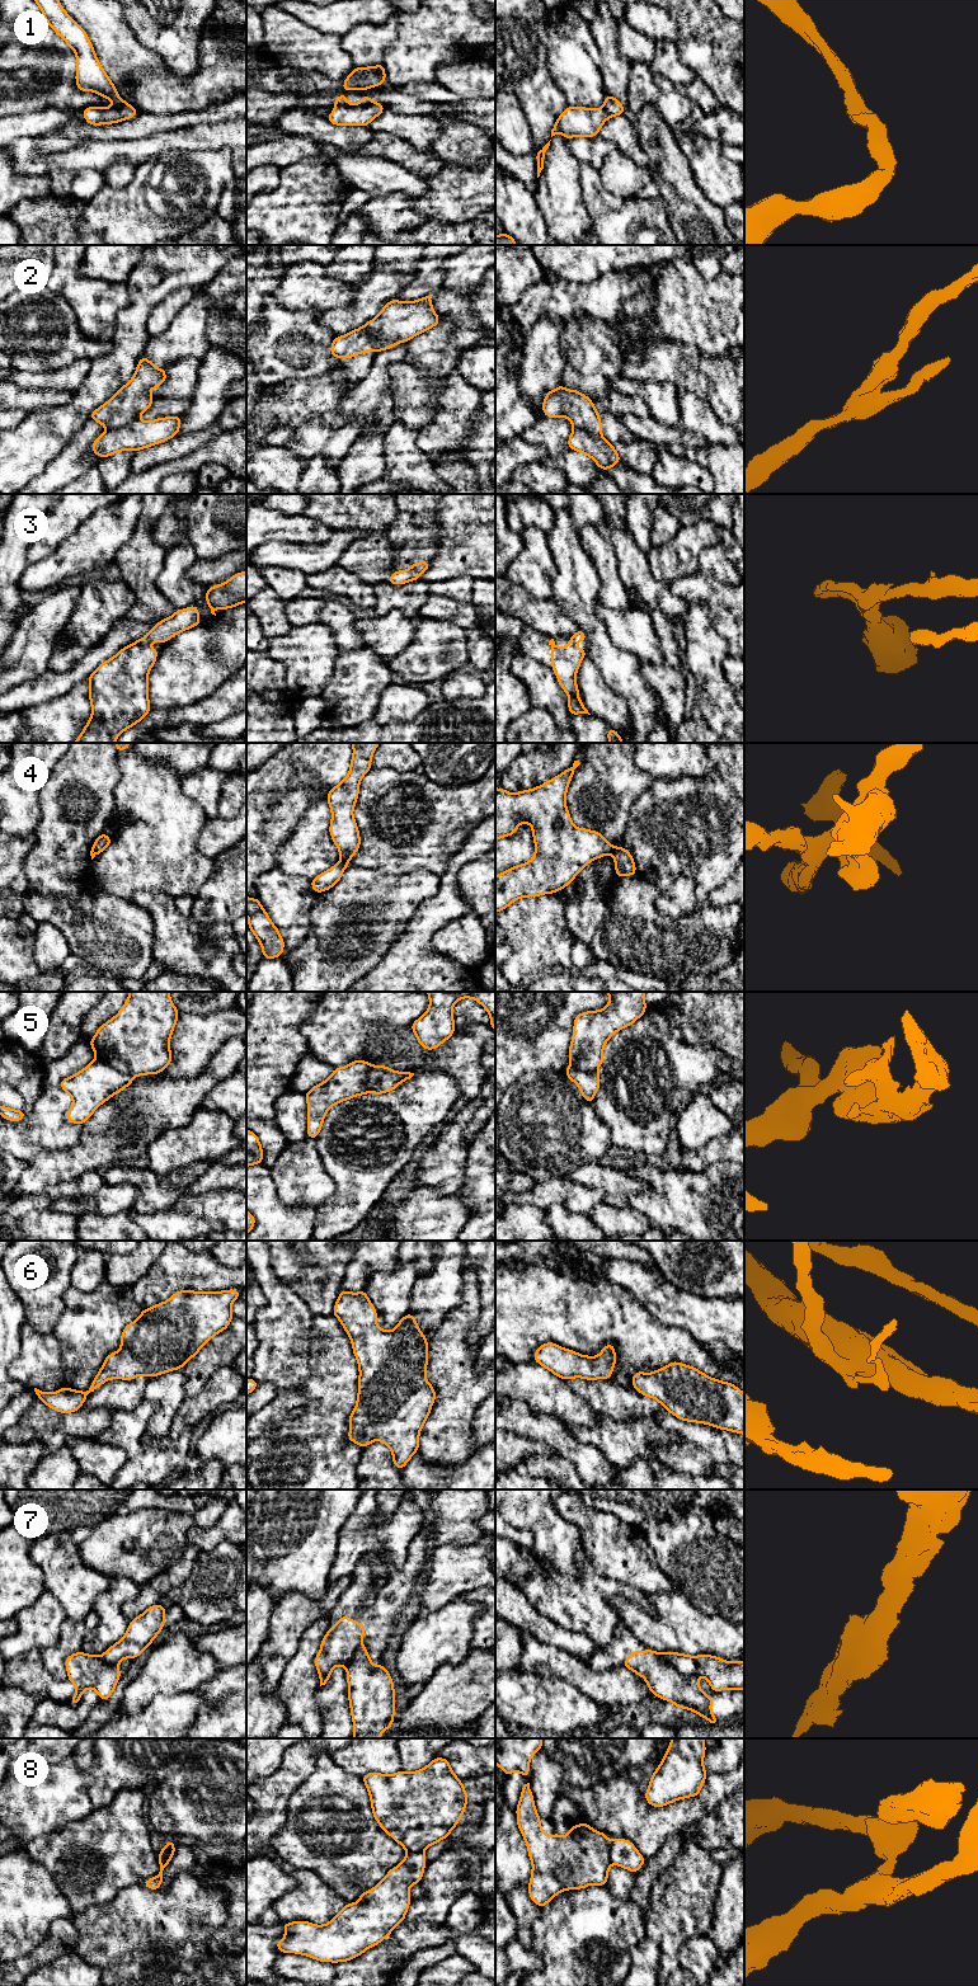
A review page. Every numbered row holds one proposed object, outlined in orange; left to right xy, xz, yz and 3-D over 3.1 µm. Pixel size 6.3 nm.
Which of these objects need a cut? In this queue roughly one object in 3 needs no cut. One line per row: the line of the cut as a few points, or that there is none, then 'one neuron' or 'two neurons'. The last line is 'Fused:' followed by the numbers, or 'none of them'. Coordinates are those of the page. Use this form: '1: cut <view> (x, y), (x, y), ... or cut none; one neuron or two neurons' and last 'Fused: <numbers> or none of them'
1: cut none; one neuron
2: cut xy (137, 418), (131, 423), (108, 431); two neurons
3: cut none; one neuron
4: cut yz (616, 847), (612, 853); two neurons
5: cut xy (97, 1058), (121, 1072), (133, 1076); two neurons
6: cut none; one neuron
7: cut yz (658, 1653), (681, 1672), (692, 1674), (696, 1678); two neurons
8: cut yz (609, 1843), (609, 1858), (612, 1863); two neurons
Fused: 2, 4, 5, 7, 8

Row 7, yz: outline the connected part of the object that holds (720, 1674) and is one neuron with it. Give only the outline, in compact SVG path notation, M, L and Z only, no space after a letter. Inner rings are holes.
M678 1652L659 1655L683 1675L706 1677L713 1691L744 1690L744 1661L729 1662L716 1656L688 1656Z

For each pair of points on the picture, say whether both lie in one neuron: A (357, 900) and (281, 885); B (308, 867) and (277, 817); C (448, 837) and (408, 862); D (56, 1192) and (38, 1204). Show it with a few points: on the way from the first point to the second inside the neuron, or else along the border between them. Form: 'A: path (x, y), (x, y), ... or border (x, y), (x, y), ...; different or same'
A: border (319, 894), (310, 911), (310, 923); different
B: border (305, 810), (278, 848), (277, 864); different
C: path (438, 837), (433, 837), (418, 852); same
D: path (52, 1194), (42, 1201); same

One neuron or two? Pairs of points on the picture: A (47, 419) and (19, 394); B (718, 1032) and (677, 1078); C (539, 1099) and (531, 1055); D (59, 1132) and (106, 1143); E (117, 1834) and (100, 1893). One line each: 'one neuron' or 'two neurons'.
A: two neurons
B: two neurons
C: two neurons
D: two neurons
E: one neuron

